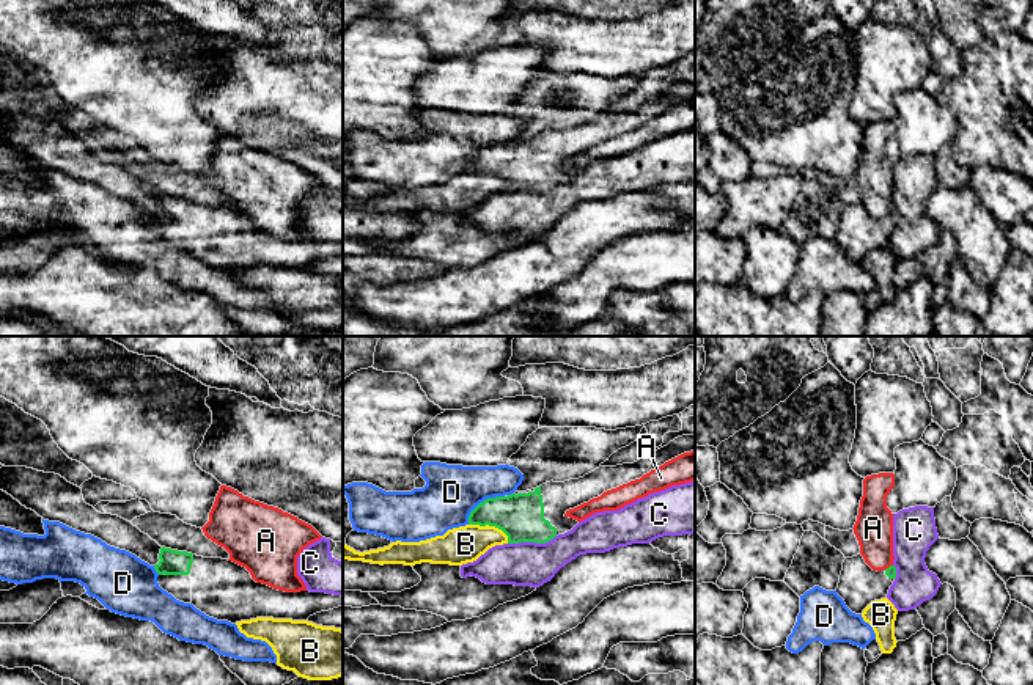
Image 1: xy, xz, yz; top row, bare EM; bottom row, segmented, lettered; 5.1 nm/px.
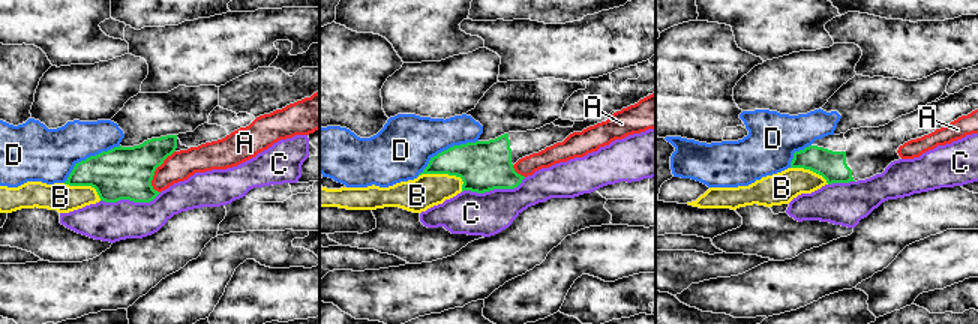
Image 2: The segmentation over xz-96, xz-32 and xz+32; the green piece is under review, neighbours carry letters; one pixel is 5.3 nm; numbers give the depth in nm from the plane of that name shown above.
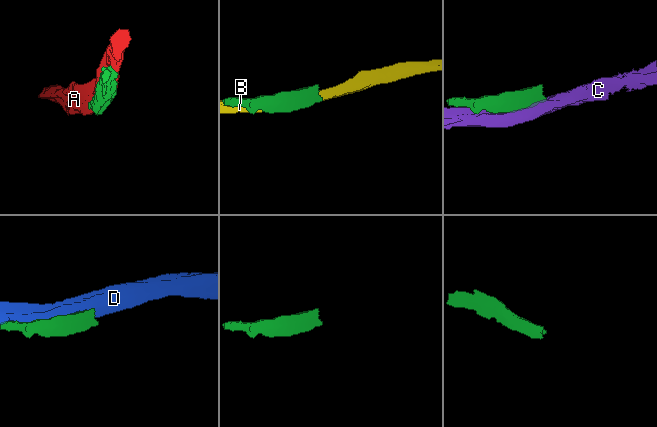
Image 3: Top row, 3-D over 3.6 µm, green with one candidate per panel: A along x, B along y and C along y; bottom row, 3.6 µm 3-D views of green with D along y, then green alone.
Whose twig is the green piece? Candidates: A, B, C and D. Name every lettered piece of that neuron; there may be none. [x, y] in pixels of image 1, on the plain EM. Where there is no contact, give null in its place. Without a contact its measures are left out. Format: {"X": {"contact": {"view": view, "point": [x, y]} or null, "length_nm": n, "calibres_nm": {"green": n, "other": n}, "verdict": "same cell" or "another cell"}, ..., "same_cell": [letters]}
{"A": {"contact": {"view": "yz", "point": [889, 216]}, "length_nm": 50, "calibres_nm": {"green": 60, "other": 190}, "verdict": "another cell"}, "B": {"contact": {"view": "xz", "point": [491, 173]}, "length_nm": 220, "calibres_nm": {"green": 240, "other": 190}, "verdict": "another cell"}, "C": {"contact": {"view": "xz", "point": [532, 189]}, "length_nm": 260, "calibres_nm": {"green": 240, "other": 220}, "verdict": "another cell"}, "D": {"contact": {"view": "xz", "point": [483, 150]}, "length_nm": 240, "calibres_nm": {"green": 240, "other": 280}, "verdict": "another cell"}, "same_cell": []}

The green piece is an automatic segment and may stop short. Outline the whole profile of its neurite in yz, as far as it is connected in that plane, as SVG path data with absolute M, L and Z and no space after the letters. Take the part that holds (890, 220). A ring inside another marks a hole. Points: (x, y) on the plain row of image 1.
M857 203L844 207L836 242L852 261L862 262L871 250L887 245L895 226L895 214L877 220Z

